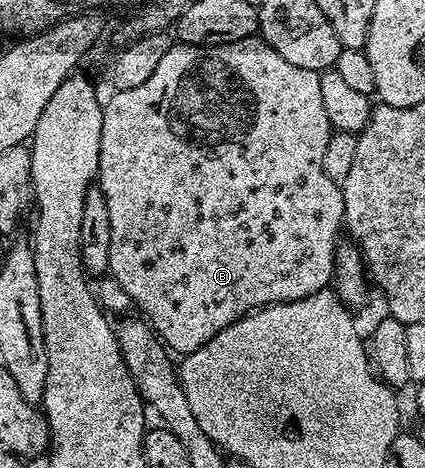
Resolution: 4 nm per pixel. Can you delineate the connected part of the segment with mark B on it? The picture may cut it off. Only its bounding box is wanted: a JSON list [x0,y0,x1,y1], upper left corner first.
[96,36,346,355]

